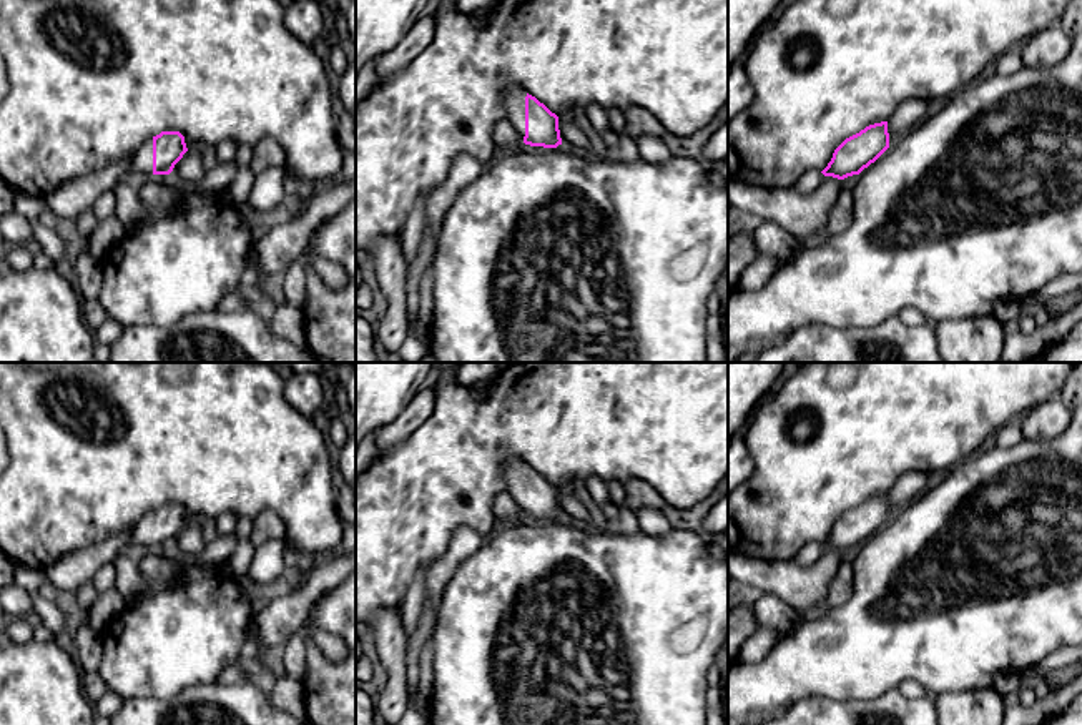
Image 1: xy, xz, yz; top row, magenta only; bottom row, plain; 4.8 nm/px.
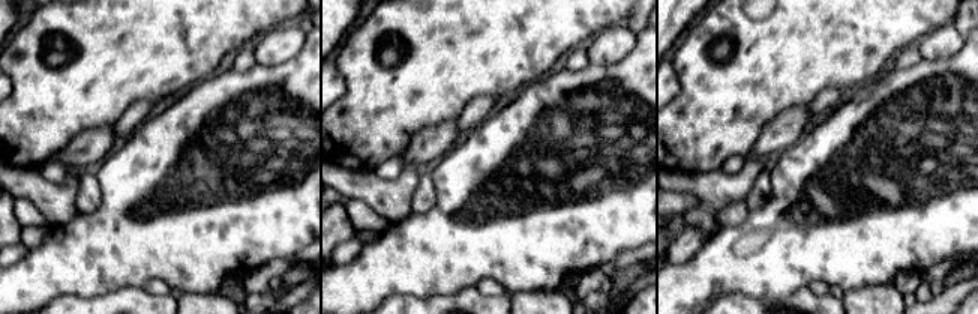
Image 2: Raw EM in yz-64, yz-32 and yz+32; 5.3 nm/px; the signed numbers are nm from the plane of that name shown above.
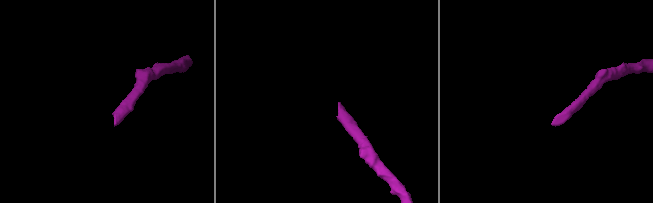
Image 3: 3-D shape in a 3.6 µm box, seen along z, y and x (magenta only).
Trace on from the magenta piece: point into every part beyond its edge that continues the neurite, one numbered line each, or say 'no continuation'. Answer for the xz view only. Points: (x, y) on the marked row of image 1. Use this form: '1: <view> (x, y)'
1: xz (514, 100)

